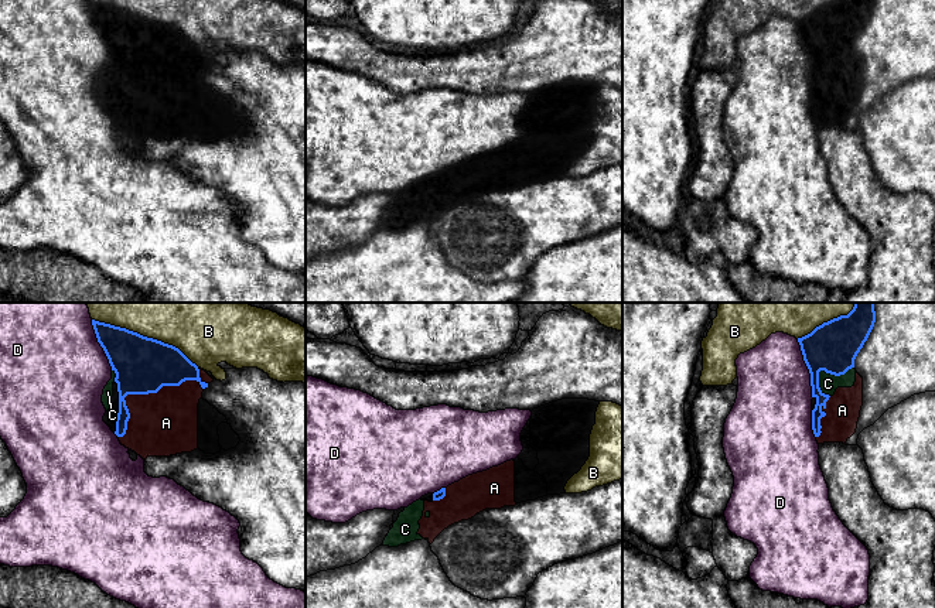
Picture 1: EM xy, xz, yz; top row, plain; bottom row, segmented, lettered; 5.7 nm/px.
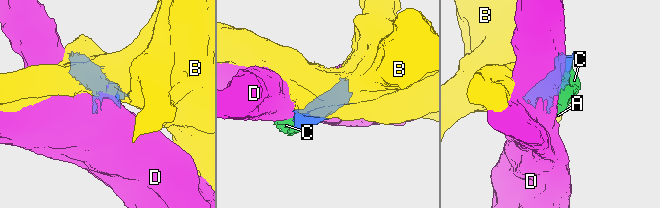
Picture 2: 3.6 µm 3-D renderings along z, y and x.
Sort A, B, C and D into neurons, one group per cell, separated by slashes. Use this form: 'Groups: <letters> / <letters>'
Groups: A C / B / D

